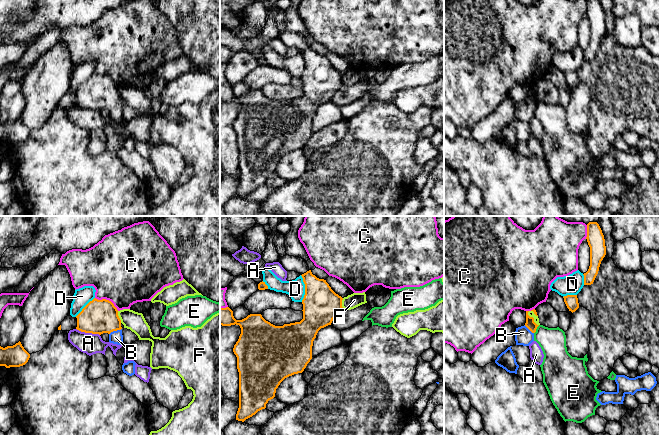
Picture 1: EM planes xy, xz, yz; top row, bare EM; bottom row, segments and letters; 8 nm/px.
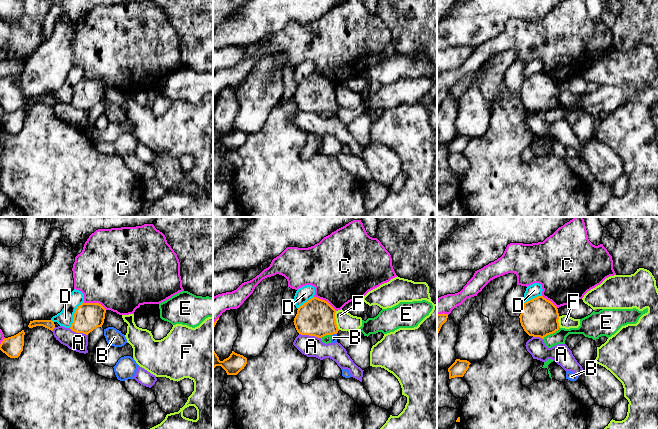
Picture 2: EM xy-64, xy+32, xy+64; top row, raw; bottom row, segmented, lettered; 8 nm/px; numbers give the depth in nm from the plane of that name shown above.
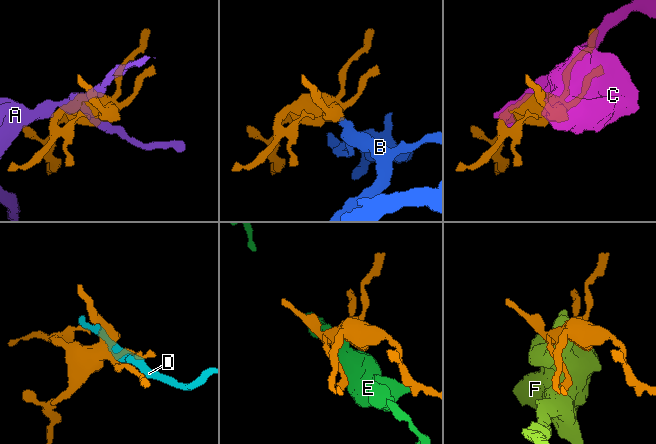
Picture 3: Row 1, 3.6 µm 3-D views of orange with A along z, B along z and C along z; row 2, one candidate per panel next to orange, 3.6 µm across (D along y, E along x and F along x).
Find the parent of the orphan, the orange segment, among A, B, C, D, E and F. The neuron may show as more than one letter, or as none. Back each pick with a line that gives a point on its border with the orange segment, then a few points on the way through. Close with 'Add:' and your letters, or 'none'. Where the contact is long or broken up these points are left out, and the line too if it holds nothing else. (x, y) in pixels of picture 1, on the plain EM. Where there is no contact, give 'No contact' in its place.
B: Touches orange at xy (115, 106). Path across: xy (99, 92), (115, 106), (115, 113)
Add: B

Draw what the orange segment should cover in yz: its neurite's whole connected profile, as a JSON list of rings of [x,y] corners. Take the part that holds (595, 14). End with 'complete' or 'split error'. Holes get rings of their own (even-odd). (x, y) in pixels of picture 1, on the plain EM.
[[[587,0],[587,18],[590,23],[590,42],[584,49],[584,61],[593,60],[606,31],[605,15],[599,0]]] | complete

